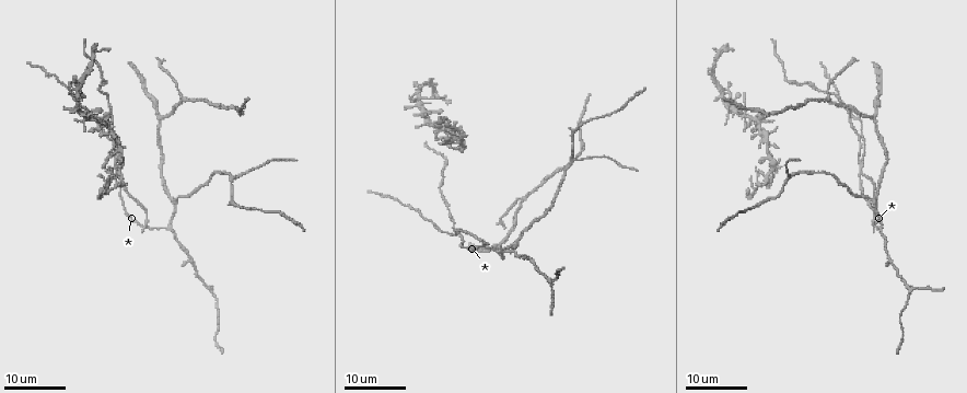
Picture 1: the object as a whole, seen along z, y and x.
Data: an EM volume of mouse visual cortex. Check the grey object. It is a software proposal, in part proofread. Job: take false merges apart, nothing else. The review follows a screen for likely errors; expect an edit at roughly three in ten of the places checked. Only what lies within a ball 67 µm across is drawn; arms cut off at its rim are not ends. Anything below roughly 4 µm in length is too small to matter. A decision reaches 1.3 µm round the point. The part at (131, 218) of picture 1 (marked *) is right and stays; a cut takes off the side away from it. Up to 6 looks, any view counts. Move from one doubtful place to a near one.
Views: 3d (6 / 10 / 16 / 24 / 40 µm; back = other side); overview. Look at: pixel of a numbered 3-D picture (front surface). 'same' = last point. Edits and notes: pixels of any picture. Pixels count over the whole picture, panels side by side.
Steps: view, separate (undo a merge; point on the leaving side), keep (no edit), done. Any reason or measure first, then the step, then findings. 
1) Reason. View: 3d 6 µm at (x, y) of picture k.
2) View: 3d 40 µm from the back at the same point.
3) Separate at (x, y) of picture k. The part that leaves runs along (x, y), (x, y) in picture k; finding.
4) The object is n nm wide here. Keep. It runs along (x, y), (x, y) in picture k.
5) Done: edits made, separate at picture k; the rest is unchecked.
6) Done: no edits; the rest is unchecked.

Three-way junction. View: 3d 24 µm at (875, 198) of picture 1.

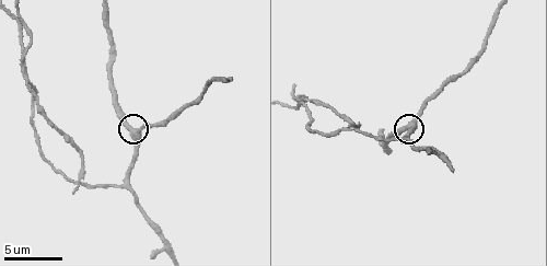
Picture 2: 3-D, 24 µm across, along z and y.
View: 3d 10 µm at (408, 126) of picture 2.

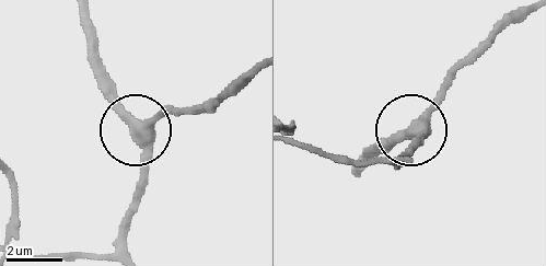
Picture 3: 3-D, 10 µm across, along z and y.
Keep. Continuous, no second neuron.

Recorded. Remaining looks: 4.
Three-way junction. View: 3d 10 µm at (24, 58) of picture 2.

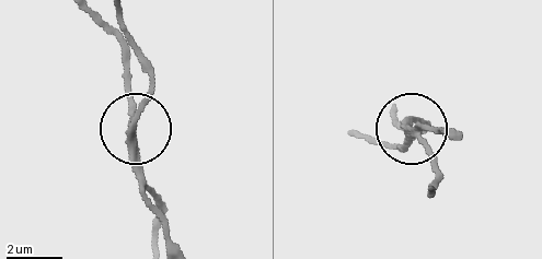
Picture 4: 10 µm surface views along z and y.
View: 3d 6 µm at (132, 126) of picture 4.

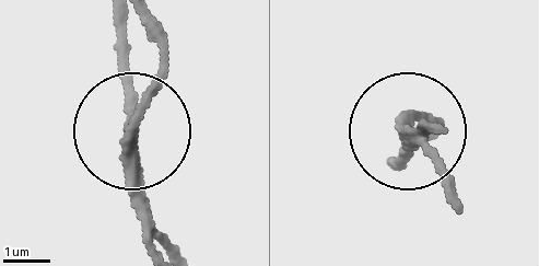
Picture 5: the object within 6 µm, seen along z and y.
The side arm is 27 µm long; 3 arms meet here. Separate at (137, 111) of picture 5. Two neurons meet here.

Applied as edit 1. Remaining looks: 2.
Done: edits made, separate at picture 5; the rest is unchecked.

